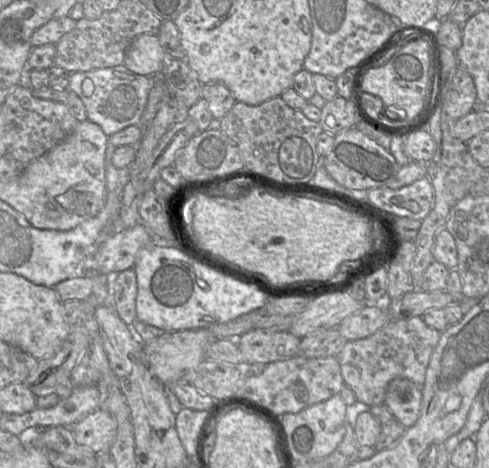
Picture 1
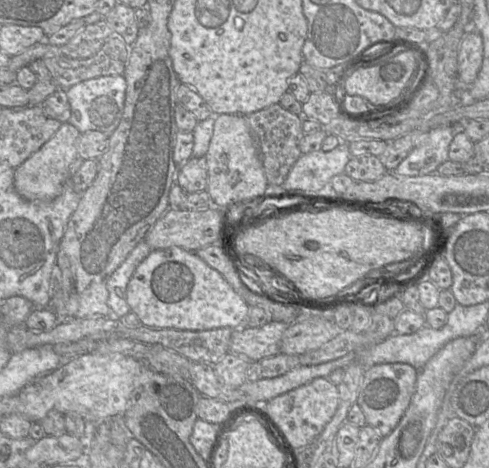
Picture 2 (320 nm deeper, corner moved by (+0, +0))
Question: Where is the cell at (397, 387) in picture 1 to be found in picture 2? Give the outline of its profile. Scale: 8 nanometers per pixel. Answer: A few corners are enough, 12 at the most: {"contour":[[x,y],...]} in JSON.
{"contour":[[406,363],[365,370],[357,404],[382,437],[415,392]]}

